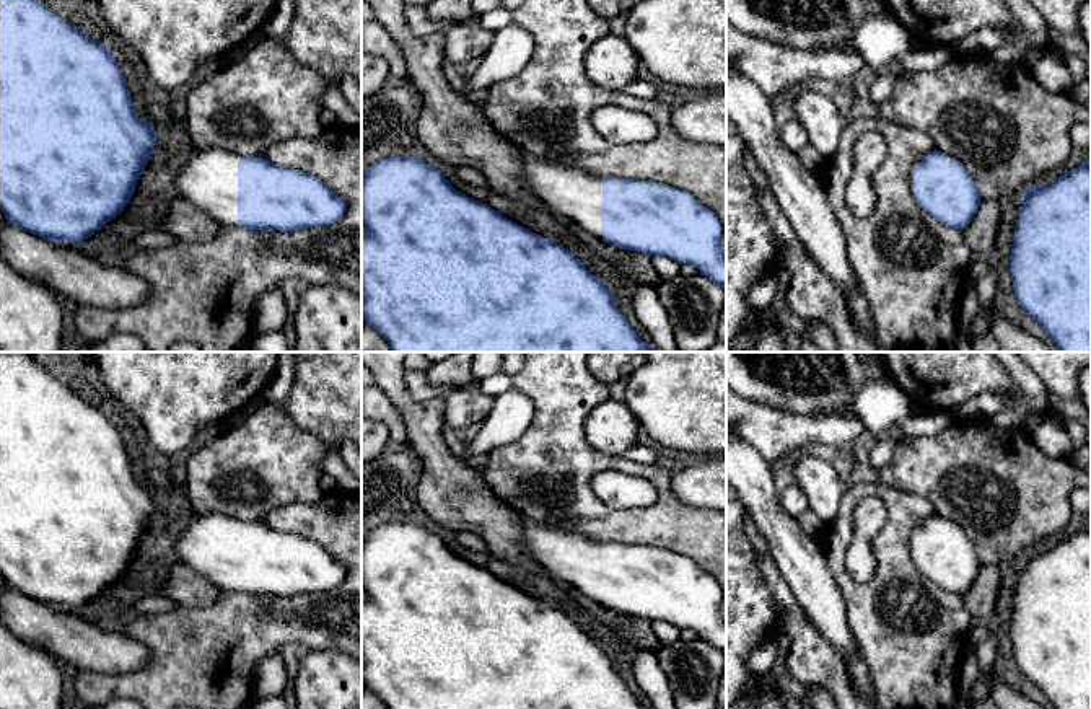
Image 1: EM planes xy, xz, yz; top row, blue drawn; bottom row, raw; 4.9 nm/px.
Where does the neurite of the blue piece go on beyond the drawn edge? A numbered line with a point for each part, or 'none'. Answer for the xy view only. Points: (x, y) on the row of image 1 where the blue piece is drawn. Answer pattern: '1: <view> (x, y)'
1: xy (209, 178)

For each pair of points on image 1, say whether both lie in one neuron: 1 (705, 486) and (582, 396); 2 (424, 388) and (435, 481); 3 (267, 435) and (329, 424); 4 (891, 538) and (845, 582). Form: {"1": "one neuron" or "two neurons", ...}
{"1": "two neurons", "2": "two neurons", "3": "two neurons", "4": "one neuron"}

